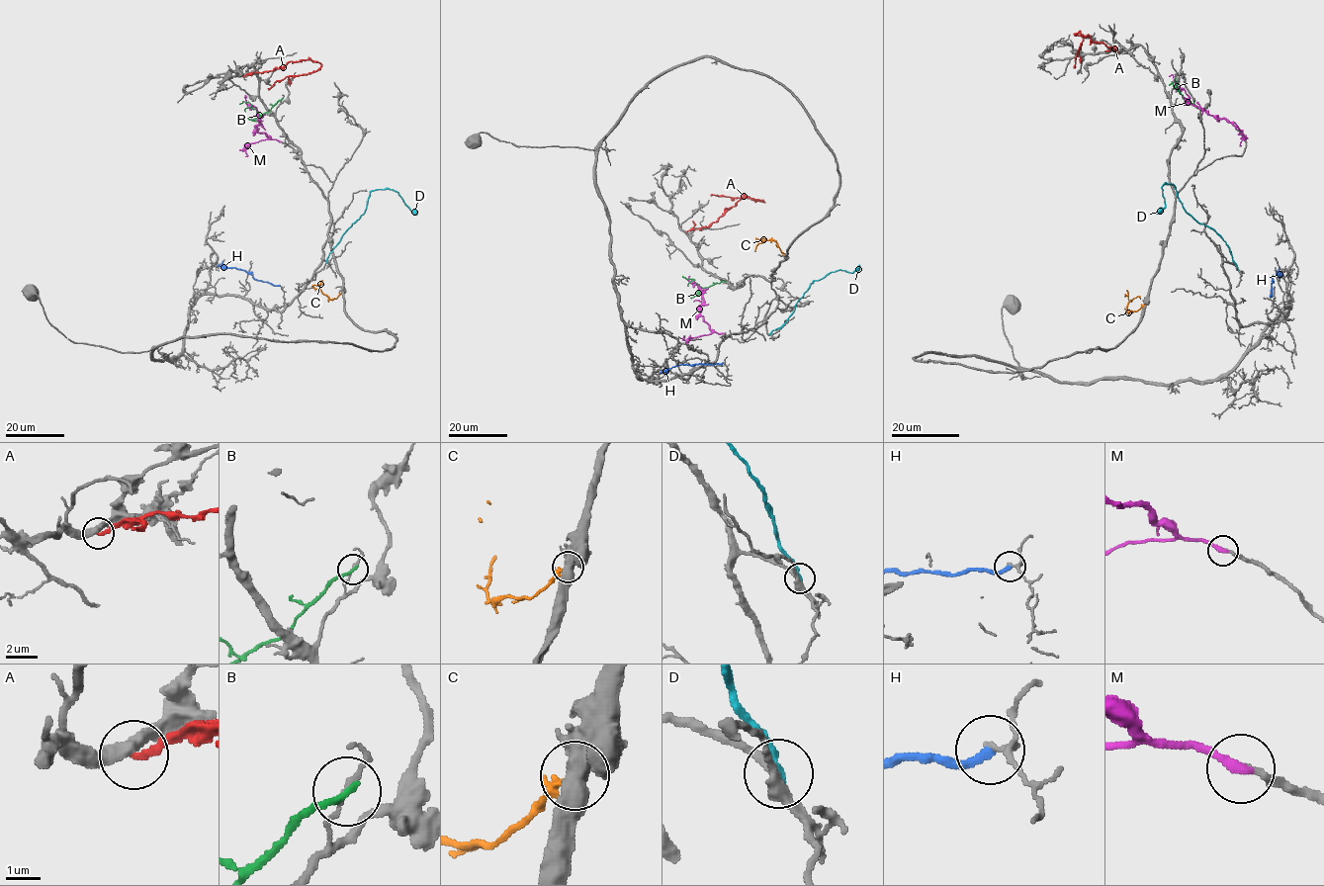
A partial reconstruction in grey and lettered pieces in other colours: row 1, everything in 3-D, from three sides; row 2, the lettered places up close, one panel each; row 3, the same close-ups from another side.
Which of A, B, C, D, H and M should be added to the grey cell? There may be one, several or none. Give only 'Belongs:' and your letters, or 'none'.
Belongs: M

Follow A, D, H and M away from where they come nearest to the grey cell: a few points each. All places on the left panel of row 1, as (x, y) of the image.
A: (242, 76), (272, 71), (291, 61), (311, 59), (321, 65), (306, 74), (287, 76), (268, 89)
D: (326, 261), (340, 238), (365, 212), (371, 191), (397, 191), (416, 214)
H: (280, 285), (256, 280), (244, 270), (217, 265)
M: (280, 141), (257, 131), (257, 110), (247, 105), (246, 97)

